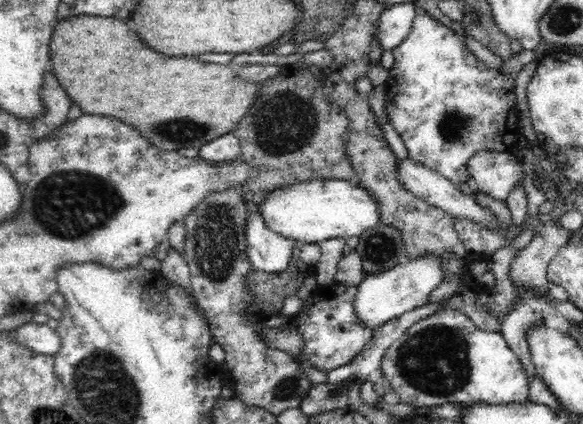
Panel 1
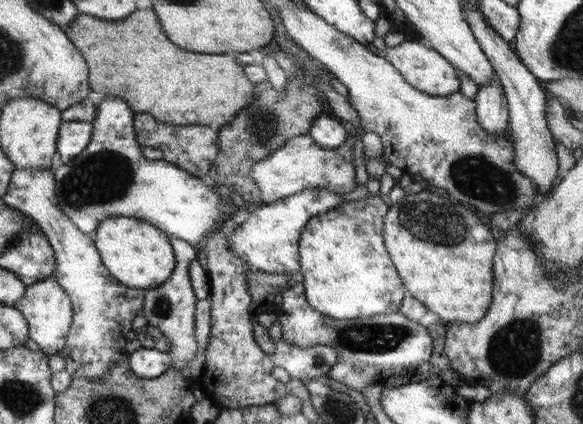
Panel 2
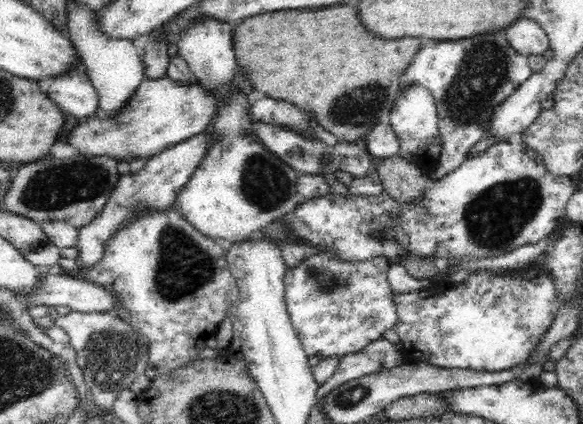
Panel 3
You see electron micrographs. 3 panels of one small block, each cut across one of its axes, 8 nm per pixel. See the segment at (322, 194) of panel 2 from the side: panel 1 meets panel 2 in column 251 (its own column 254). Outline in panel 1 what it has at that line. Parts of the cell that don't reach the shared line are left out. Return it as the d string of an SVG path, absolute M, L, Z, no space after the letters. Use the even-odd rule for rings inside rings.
M254 207L246 220L246 246L253 270L284 272L292 260L294 240L271 232L263 216Z

